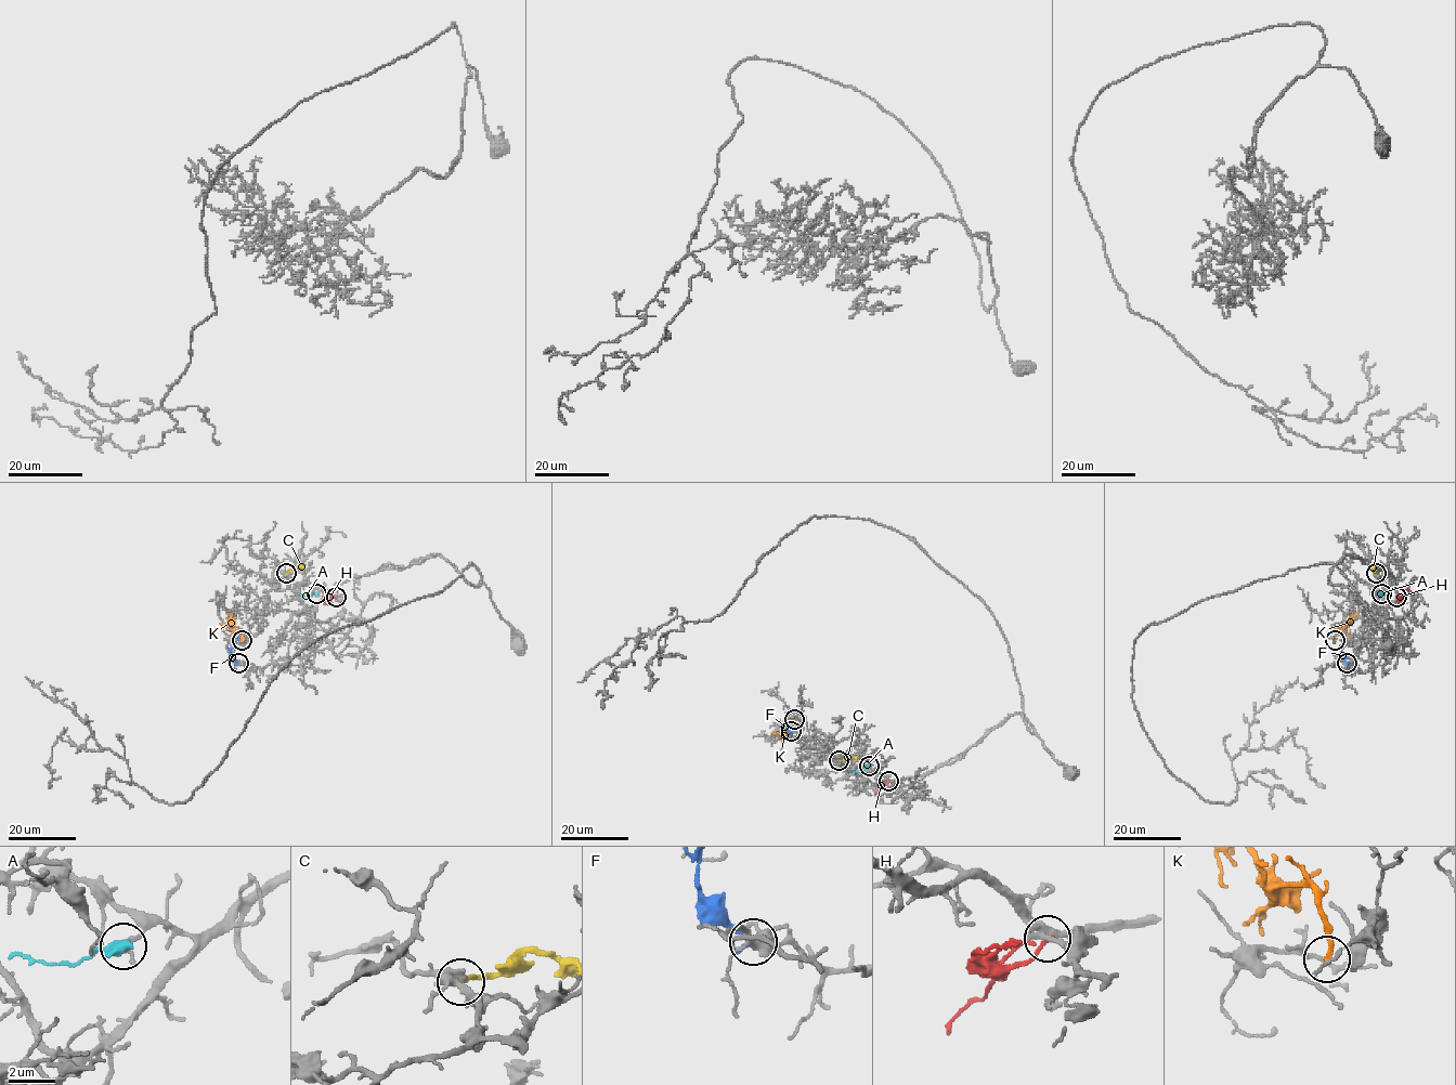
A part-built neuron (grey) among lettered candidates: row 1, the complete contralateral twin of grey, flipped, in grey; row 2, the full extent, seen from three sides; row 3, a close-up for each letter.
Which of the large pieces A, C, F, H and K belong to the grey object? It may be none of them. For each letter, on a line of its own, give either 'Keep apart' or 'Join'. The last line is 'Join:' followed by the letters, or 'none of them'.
A: Keep apart
C: Keep apart
F: Keep apart
H: Keep apart
K: Keep apart
Join: none of them

